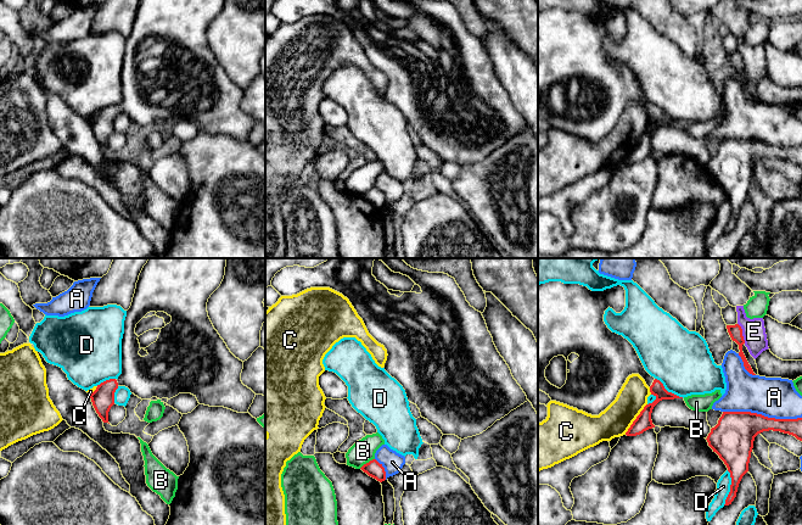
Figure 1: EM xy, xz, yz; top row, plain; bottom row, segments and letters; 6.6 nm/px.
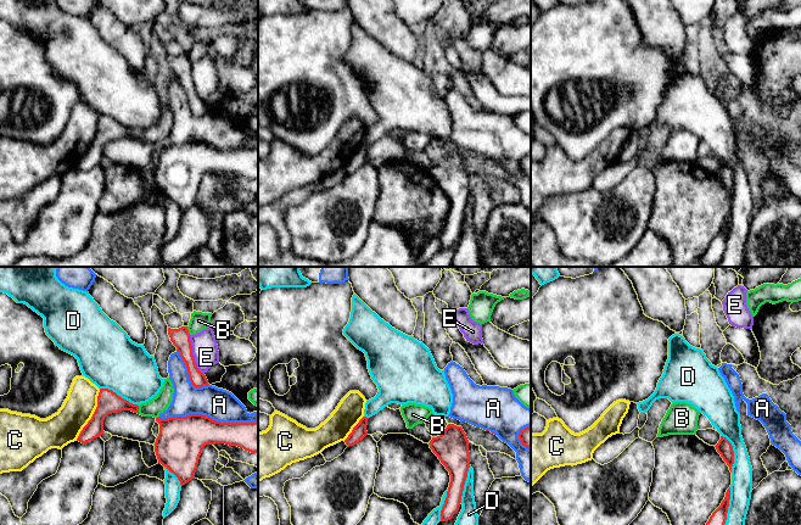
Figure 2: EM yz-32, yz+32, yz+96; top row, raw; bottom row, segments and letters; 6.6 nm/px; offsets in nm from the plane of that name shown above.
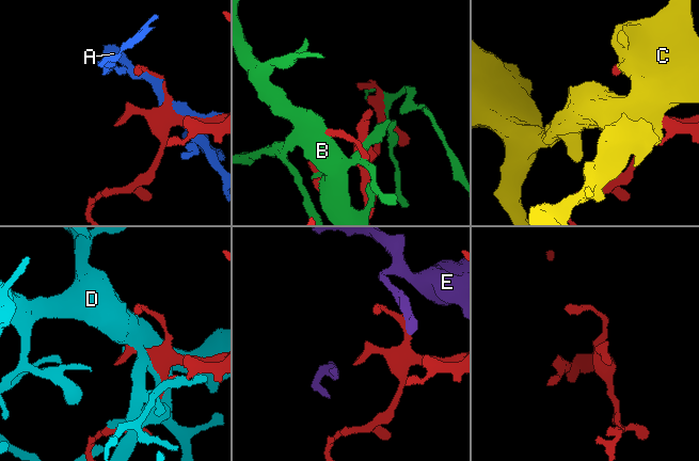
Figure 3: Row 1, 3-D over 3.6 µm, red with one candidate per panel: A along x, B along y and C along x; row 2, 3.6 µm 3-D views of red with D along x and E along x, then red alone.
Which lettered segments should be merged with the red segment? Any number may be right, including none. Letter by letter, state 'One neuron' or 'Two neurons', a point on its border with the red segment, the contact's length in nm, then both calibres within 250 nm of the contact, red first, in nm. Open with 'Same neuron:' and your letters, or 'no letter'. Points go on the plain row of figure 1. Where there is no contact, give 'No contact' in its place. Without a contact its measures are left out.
Same neuron: no letter
A: Two neurons. Touches red at yz (761, 141). Shared border 500 nm. Thickness 280 nm (red) against 280 nm
B: Two neurons. Touches red at xz (366, 190). Shared border 120 nm. Thickness 110 nm (red) against 160 nm
C: Two neurons. Touches red at yz (635, 146). Shared border 260 nm. Thickness 110 nm (red) against 200 nm
D: Two neurons. Touches red at yz (730, 214). Shared border 240 nm. Thickness 220 nm (red) against 100 nm
E: Two neurons. Touches red at yz (741, 60). Shared border 140 nm. Thickness 90 nm (red) against 160 nm

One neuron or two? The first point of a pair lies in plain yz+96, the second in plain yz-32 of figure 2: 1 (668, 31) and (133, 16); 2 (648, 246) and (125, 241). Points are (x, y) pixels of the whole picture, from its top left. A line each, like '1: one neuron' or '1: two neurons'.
1: two neurons
2: one neuron

